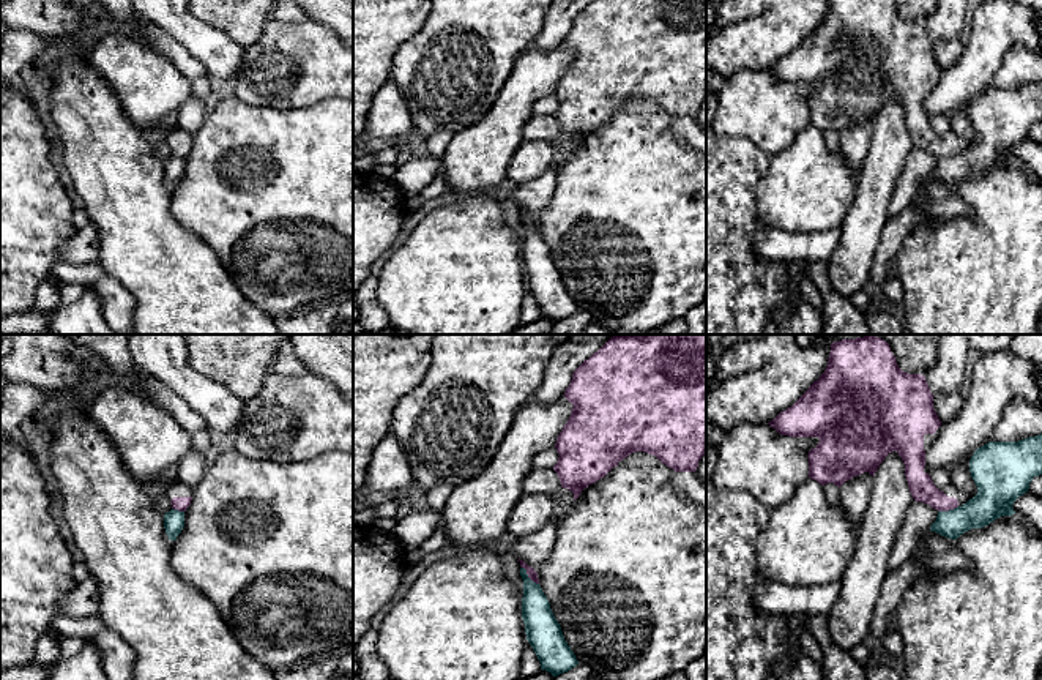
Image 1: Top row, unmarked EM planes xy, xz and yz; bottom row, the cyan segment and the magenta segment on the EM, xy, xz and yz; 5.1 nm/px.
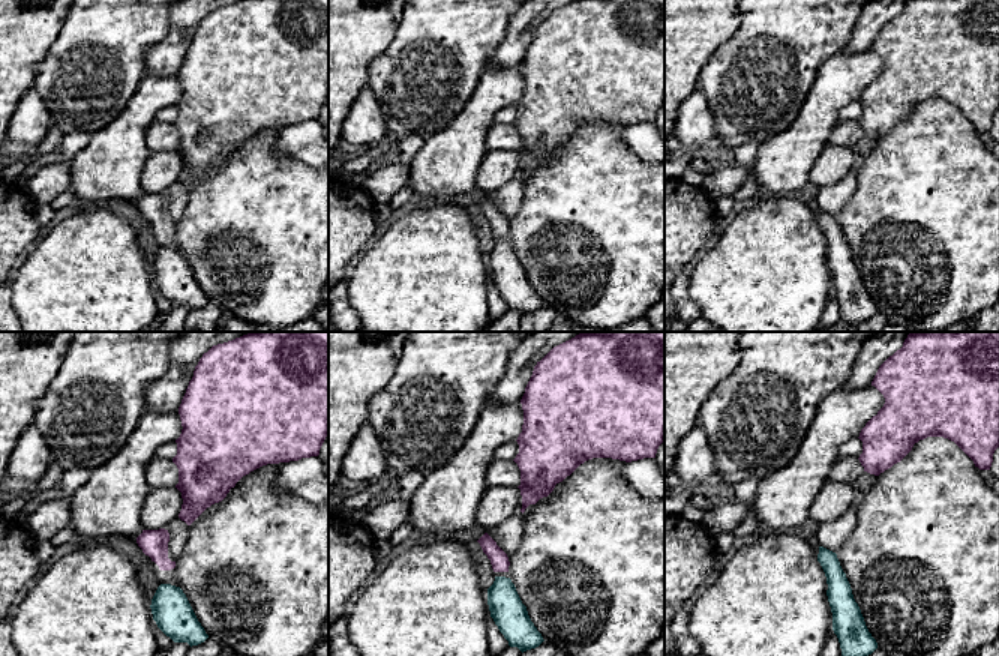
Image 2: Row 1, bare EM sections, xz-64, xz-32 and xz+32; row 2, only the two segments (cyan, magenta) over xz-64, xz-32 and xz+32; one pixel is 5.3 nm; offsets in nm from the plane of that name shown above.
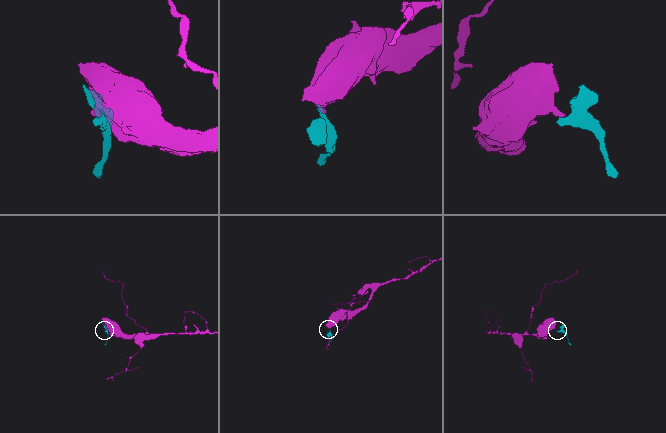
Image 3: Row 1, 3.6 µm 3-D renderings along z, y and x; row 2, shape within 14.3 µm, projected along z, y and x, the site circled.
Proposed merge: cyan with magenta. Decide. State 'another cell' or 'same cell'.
another cell

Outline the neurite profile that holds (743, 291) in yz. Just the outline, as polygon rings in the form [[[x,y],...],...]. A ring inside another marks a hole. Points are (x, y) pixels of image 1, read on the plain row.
[[[706,90],[706,334],[765,334],[766,322],[782,317],[790,306],[791,276],[799,265],[772,262],[755,254],[752,238],[768,229],[757,219],[755,186],[768,170],[771,155],[747,139],[717,136],[713,129],[716,107],[716,92]]]

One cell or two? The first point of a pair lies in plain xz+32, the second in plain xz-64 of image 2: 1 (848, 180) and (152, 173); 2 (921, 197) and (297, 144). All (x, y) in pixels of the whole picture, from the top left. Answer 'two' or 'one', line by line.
1: two
2: two

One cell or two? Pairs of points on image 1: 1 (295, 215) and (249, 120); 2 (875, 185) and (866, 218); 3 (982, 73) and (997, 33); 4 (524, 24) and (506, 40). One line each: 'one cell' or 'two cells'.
1: one cell
2: one cell
3: one cell
4: one cell

